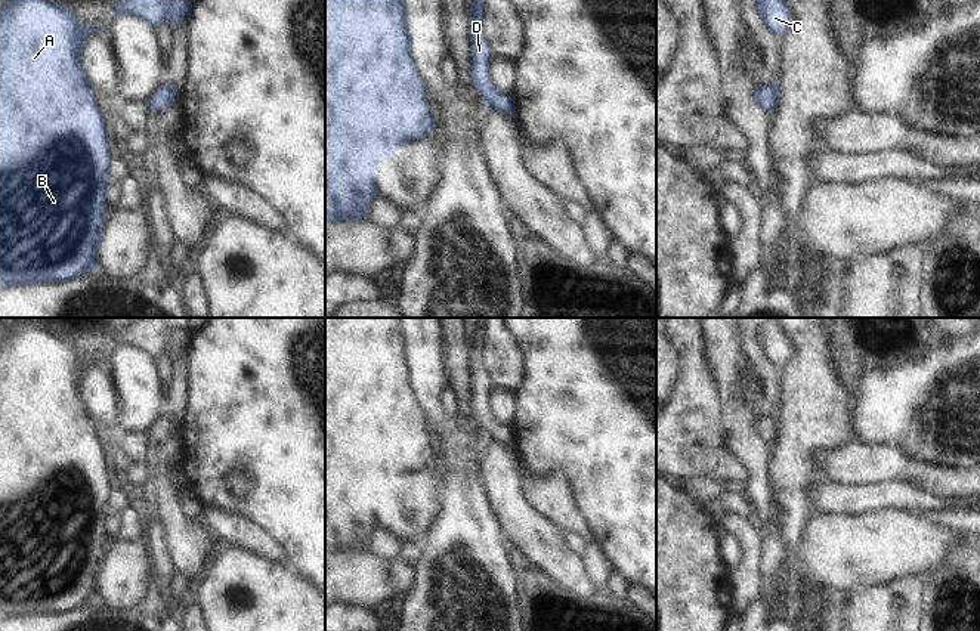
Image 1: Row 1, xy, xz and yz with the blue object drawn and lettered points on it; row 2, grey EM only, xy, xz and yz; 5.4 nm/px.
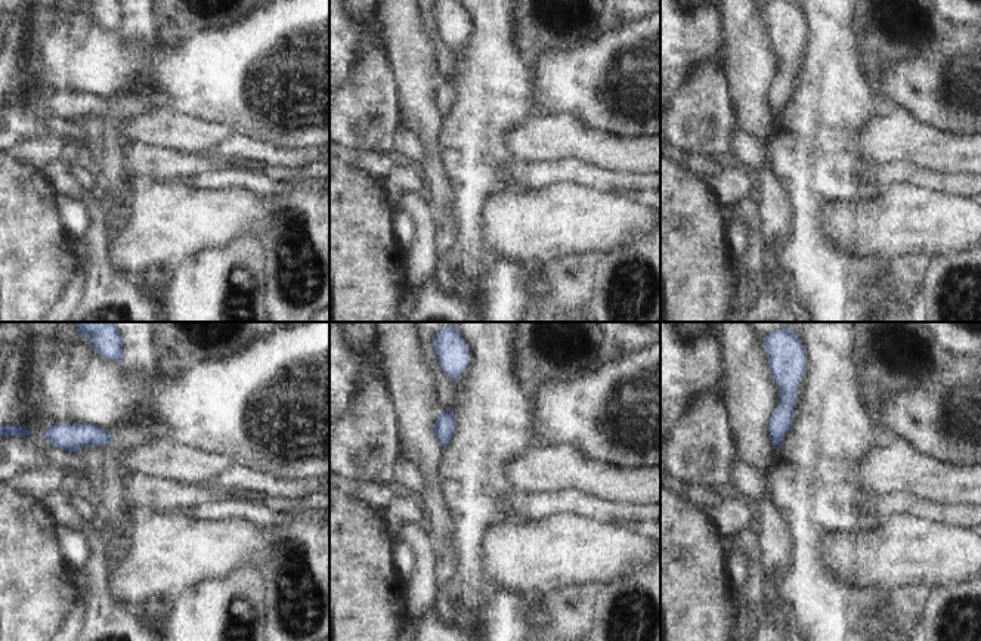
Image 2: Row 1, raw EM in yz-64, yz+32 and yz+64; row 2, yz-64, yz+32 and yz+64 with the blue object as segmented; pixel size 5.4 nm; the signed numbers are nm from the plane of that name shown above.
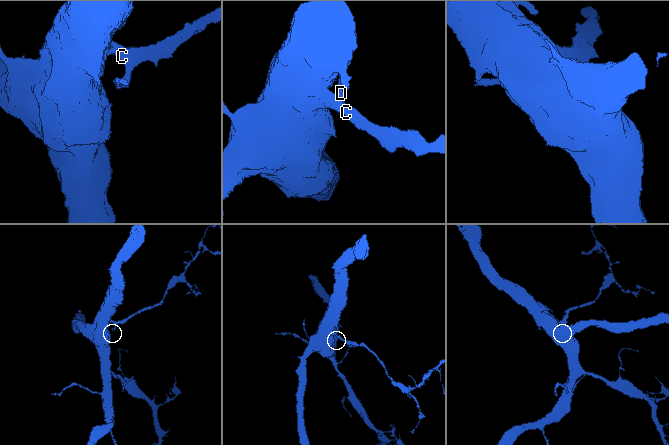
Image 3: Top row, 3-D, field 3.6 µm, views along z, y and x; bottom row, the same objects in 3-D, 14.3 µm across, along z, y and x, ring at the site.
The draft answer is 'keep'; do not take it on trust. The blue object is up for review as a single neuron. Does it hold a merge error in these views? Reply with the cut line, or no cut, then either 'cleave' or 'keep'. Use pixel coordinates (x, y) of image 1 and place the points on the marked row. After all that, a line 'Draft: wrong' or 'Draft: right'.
no cut; keep
Draft: right

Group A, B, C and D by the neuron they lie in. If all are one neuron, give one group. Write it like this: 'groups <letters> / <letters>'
groups A B C D

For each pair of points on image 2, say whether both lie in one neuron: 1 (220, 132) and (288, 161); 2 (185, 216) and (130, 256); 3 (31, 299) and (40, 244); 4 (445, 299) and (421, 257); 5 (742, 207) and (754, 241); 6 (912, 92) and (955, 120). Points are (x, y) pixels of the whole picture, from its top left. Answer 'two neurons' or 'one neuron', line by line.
1: two neurons
2: one neuron
3: one neuron
4: two neurons
5: one neuron
6: one neuron

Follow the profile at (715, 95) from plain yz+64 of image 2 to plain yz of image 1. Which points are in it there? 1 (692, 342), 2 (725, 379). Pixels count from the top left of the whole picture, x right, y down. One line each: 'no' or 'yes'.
1: yes
2: no

